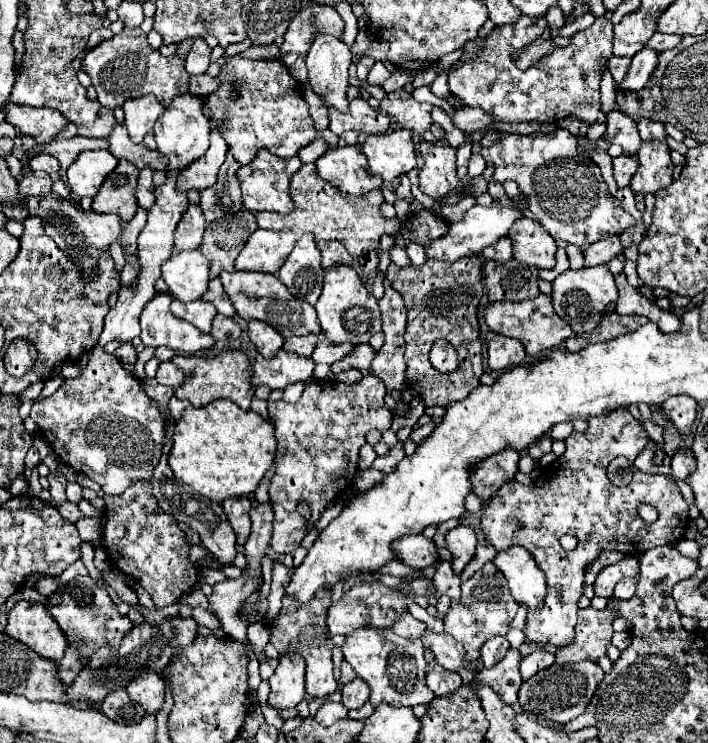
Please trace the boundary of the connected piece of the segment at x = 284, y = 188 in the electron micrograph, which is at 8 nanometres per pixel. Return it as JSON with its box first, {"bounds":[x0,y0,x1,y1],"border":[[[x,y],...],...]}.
{"bounds":[238,149,300,213],"border":[[[262,149],[254,161],[250,161],[250,165],[240,167],[238,171],[238,179],[242,185],[242,199],[244,199],[244,209],[252,213],[256,211],[278,211],[278,213],[290,213],[294,209],[294,203],[290,199],[290,179],[292,173],[296,173],[300,169],[300,159],[292,157],[292,159],[282,159],[272,155],[268,149]]]}

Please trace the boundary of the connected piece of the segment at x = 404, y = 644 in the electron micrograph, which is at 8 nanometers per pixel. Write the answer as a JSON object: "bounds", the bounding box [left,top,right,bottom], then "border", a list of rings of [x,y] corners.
{"bounds":[342,627,434,707],"border":[[[374,627],[356,629],[350,635],[346,635],[346,641],[342,645],[344,659],[352,665],[356,675],[364,679],[372,693],[370,703],[376,707],[380,703],[388,703],[392,707],[416,707],[420,703],[430,703],[434,699],[434,693],[426,687],[426,661],[424,661],[424,647],[420,641],[404,639],[394,635],[392,629],[388,629],[388,639]]]}

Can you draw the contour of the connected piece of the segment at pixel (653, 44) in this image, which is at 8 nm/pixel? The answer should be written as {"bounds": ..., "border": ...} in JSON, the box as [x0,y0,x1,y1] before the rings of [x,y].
{"bounds":[646,33,680,53],"border":[[[654,33],[652,37],[650,37],[650,41],[646,43],[646,47],[650,47],[650,49],[656,49],[658,53],[660,51],[664,51],[664,49],[672,49],[672,47],[676,47],[678,43],[680,43],[680,35],[660,35],[660,33]]]}

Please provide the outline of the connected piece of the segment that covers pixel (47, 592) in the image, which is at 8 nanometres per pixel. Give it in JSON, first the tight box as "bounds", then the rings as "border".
{"bounds":[36,577,58,597],"border":[[[44,577],[44,579],[36,585],[36,591],[40,591],[44,597],[50,597],[52,593],[58,591],[58,579],[56,579],[56,577]]]}

